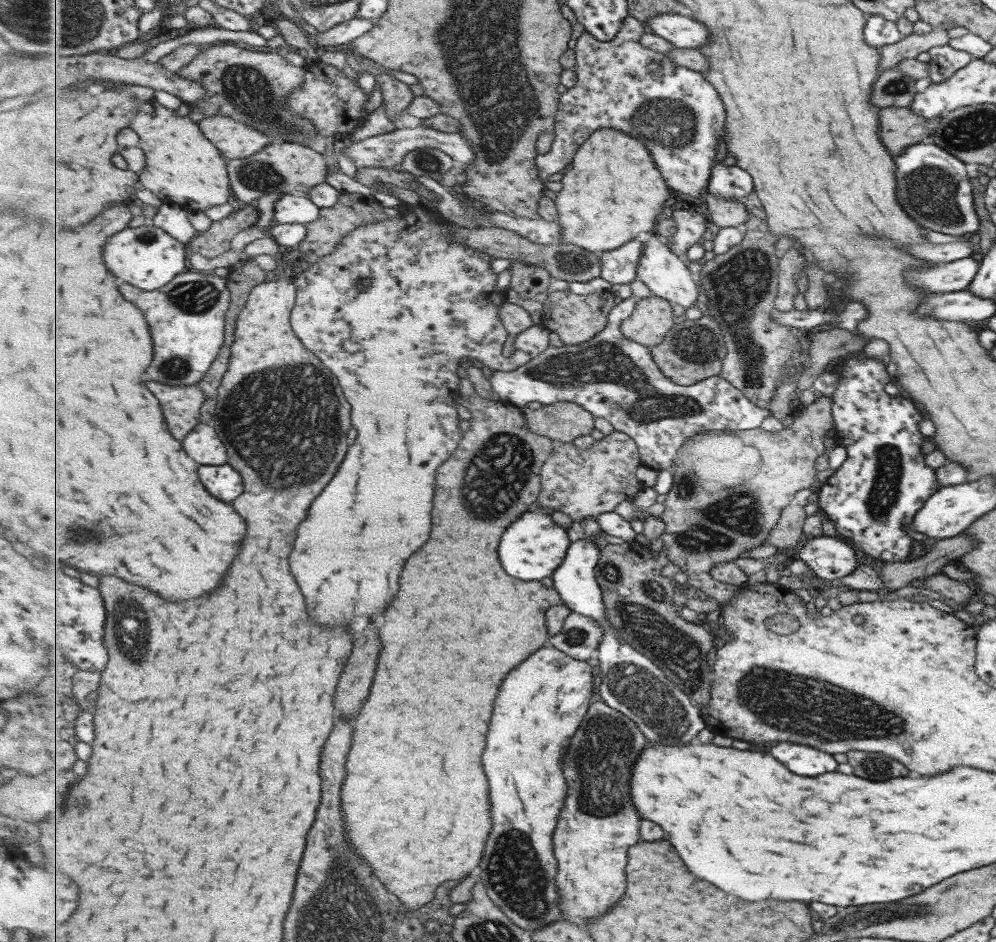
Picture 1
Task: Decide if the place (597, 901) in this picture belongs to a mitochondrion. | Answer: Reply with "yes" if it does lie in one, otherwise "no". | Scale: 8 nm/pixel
no

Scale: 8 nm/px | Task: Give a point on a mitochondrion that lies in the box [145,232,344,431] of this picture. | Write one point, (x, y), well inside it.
(194, 296)

